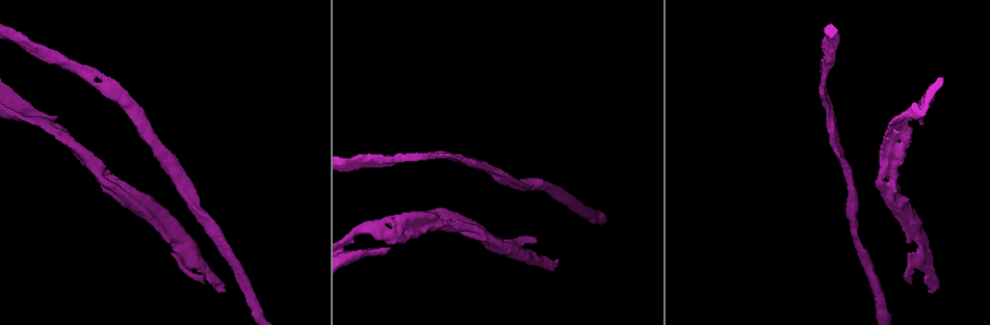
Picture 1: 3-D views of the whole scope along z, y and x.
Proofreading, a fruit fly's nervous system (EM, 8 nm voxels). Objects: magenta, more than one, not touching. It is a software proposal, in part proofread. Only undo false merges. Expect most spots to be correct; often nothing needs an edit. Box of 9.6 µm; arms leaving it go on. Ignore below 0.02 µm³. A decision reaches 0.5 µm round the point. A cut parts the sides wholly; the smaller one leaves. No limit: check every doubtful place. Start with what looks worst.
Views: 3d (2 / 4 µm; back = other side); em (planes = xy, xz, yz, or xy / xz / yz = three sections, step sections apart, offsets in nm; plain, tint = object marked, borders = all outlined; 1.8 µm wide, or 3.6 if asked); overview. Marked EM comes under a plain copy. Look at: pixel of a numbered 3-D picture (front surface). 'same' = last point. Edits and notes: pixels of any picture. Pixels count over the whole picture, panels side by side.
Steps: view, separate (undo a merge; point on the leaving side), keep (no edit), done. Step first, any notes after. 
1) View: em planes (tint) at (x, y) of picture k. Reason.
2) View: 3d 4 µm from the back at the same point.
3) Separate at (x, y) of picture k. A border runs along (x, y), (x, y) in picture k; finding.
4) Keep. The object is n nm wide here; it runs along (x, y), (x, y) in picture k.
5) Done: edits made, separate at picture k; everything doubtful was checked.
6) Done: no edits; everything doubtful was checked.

View: em yz step 16 (tint) at (426, 222) of picture 1. Two arms in line, one across.

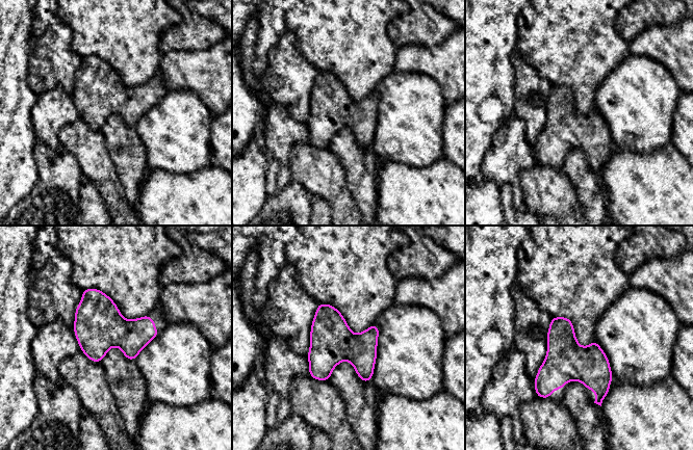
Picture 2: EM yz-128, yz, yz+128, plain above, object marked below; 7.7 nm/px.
Keep. The object is 140 nm wide here; continuous, no second neuron.

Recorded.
View: 3d 4 µm at (352, 255) of picture 1. Abrupt turn.

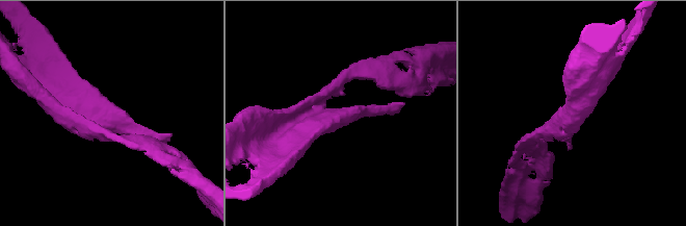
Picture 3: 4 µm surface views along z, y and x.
View: em 3.6 µm planes (borders) at (339, 114) of picture 3. Shape alone is not enough.

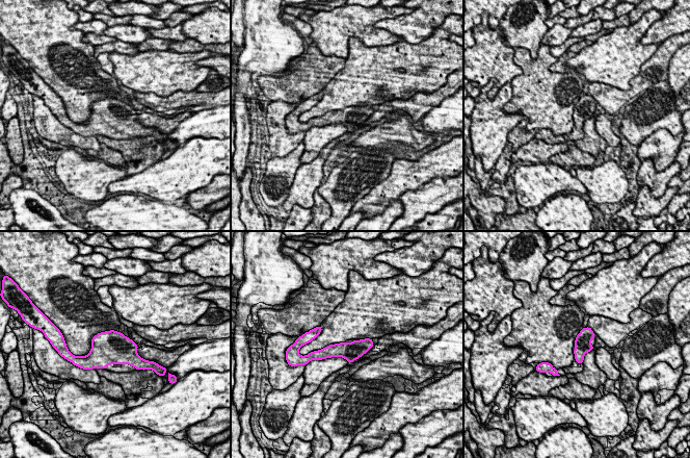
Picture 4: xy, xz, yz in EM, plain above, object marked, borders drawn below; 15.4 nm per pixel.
Keep. The object is 260 nm wide here; it runs along (370, 342), (354, 350), (318, 354) in picture 4; all the same neuron.

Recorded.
View: 3d 2 µm at (892, 136) of picture 1. Arms part here.

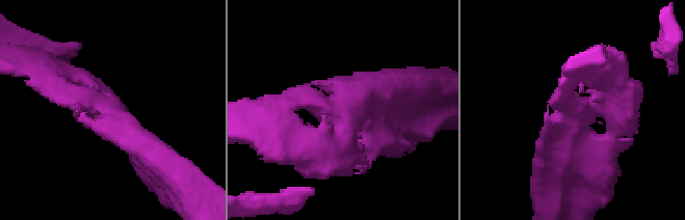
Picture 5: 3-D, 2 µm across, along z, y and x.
View: em planes (tint) at (576, 115) of picture 5. Need the tissue.

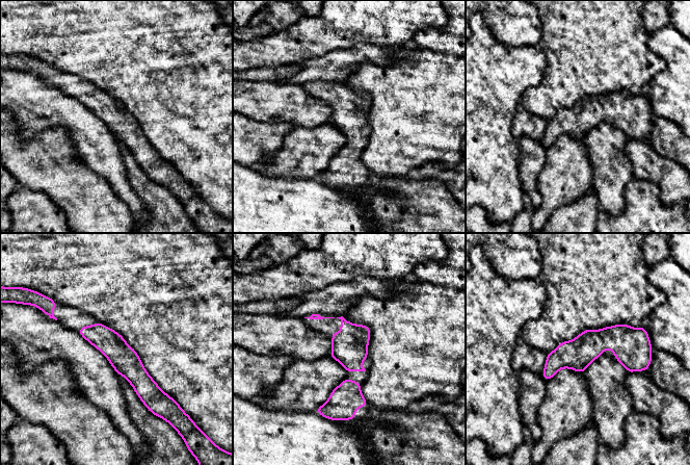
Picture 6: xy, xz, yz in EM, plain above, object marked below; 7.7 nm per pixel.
Keep. It runs along (644, 344), (593, 342), (545, 375) in picture 6; all the same neuron.

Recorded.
View: 3d 2 µm at (923, 258) of picture 1. Sudden change in width.

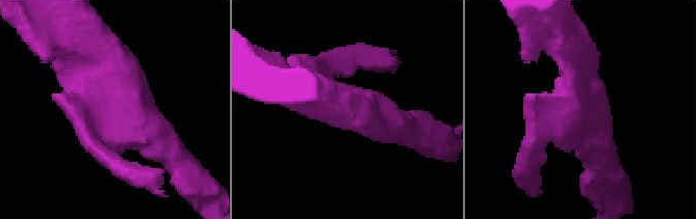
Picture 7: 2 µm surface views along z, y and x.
View: em xz step 4 (tint) at (126, 108) of picture 7. Need the tissue.

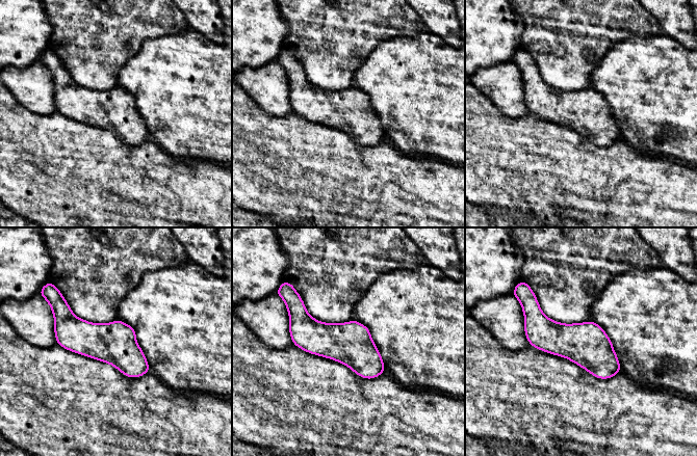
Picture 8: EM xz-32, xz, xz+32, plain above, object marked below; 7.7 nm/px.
View: em planes (tint) at the same point.

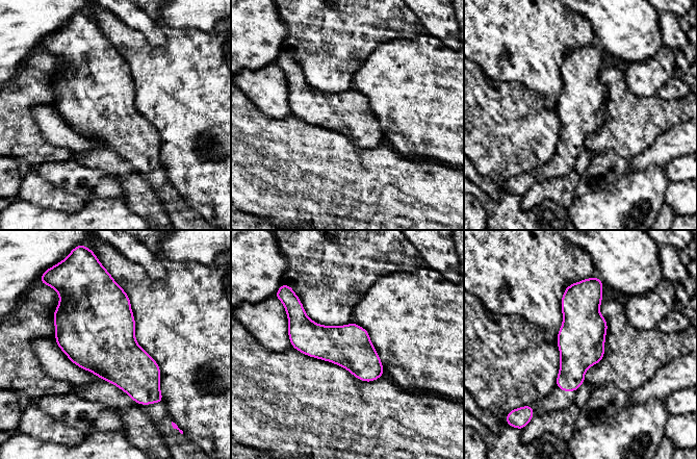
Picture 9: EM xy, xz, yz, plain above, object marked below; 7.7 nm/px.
Keep. The object is 340 nm wide here; all the same neuron.

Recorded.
Done: no edits; everything doubtful was checked.

